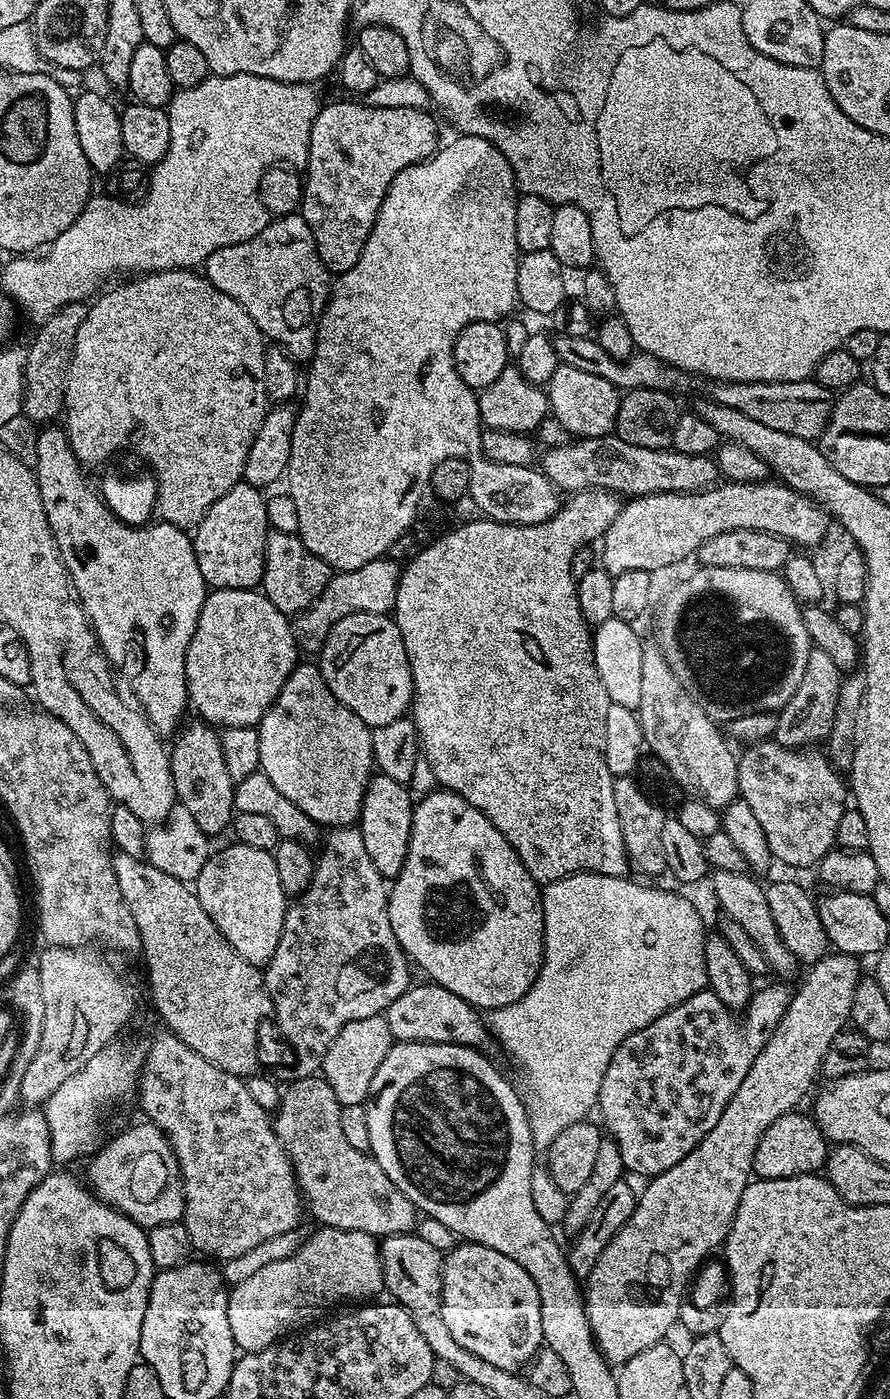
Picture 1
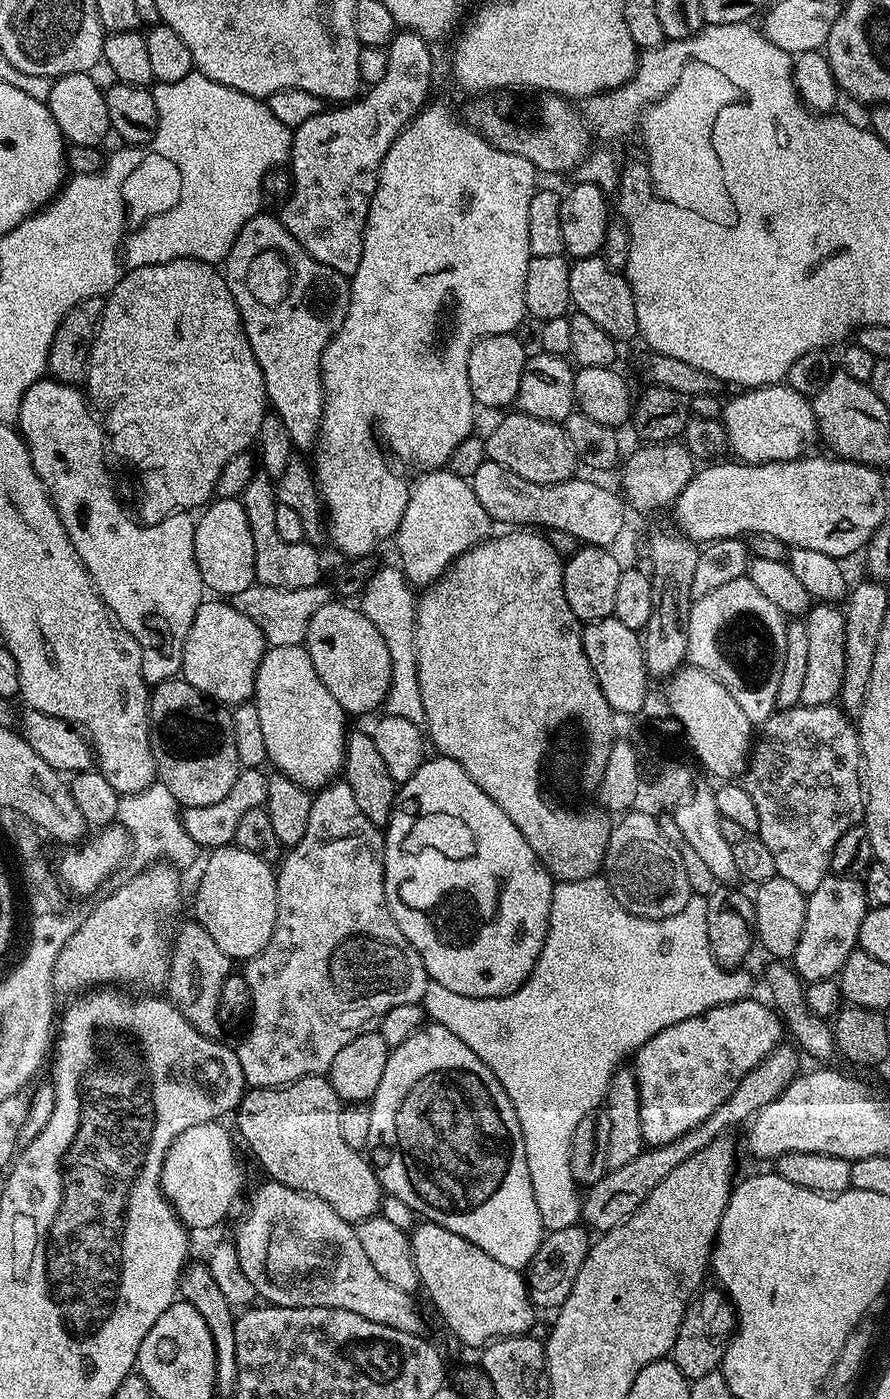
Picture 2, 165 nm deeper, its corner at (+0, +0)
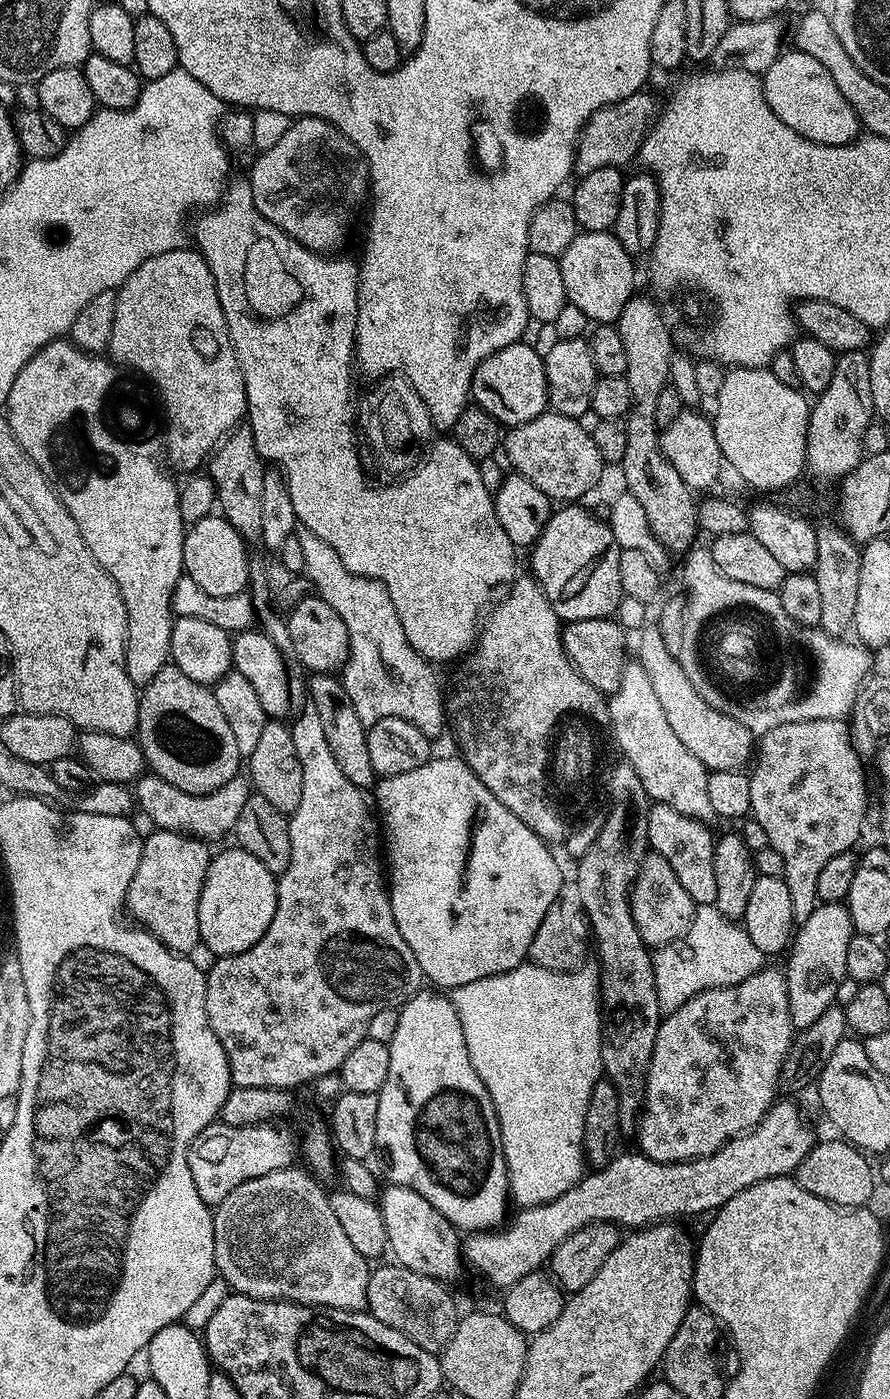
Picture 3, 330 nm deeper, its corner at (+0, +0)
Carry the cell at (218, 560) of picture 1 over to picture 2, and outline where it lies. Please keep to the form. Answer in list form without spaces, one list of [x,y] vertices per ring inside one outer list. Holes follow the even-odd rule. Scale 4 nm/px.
[[[216,498],[199,516],[195,521],[194,558],[205,589],[220,598],[242,594],[242,590],[256,583],[254,534],[250,534],[250,521],[246,519],[243,503],[239,499]]]

